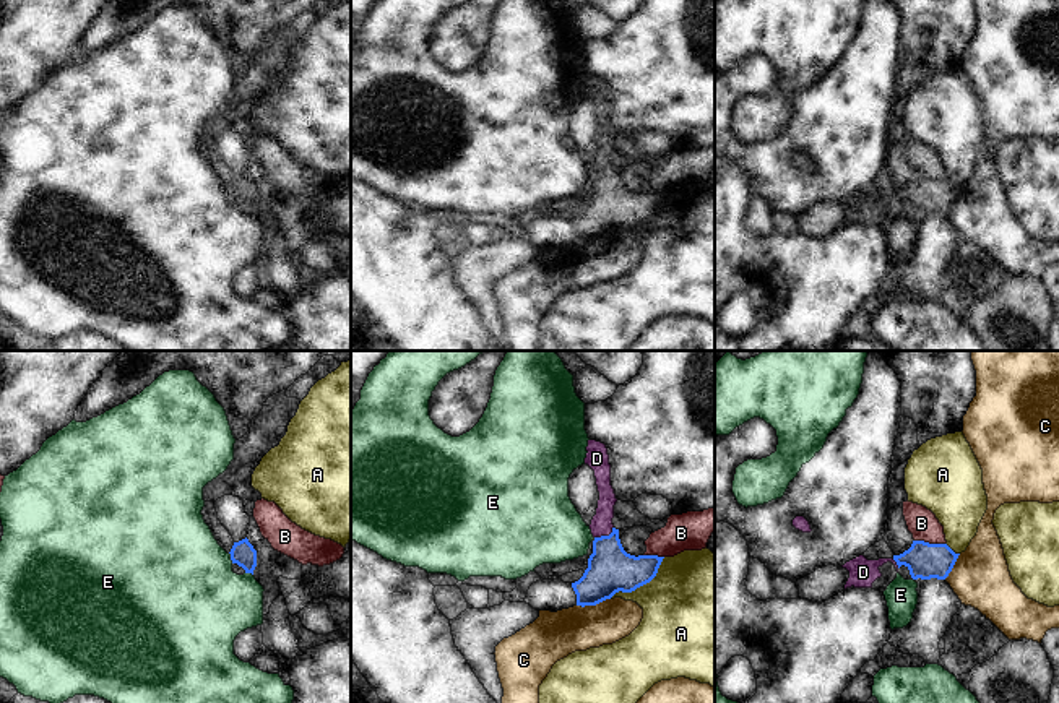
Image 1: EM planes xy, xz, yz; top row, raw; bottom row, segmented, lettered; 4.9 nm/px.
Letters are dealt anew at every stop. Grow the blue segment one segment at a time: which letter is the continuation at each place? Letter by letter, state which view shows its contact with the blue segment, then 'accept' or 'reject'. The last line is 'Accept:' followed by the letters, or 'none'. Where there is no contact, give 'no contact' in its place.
A: xz | reject
B: yz | reject
C: xz | reject
D: xz | accept
E: xy | reject
Accept: D

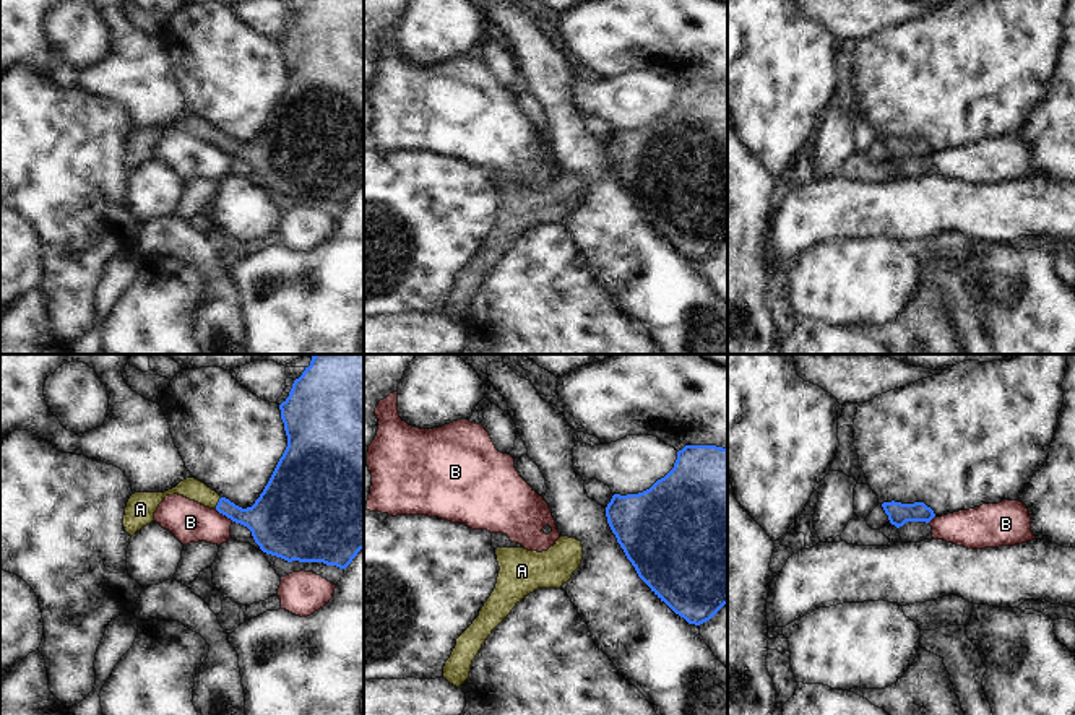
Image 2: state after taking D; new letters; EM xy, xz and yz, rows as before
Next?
A: xy | accept
B: xy | reject
Accept: A

